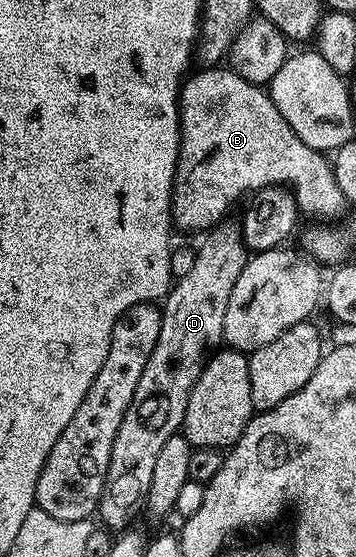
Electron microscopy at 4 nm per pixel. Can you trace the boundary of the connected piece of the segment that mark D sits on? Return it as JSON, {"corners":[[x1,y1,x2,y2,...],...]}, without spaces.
{"corners":[[237,223,215,224,201,240,202,245,197,245,196,248,192,270,177,277,164,297,161,305,160,338,156,338,156,346,148,358,148,366,144,366,144,374,140,374,140,382,136,382,136,394,120,422,120,430,116,430,116,442,112,442,112,458,108,462,108,474,102,487,102,497,98,499,96,516,97,519,102,519,99,520,101,527,114,534,126,532,133,525,130,523,138,515,143,515,148,486,152,486,156,457,168,438,179,435,184,422,184,410,188,410,188,394,192,394,192,386,196,386,196,378,200,378,202,367,223,343,222,331,224,314,228,311,228,298,232,298,232,286,236,286,248,259,245,238]]}

